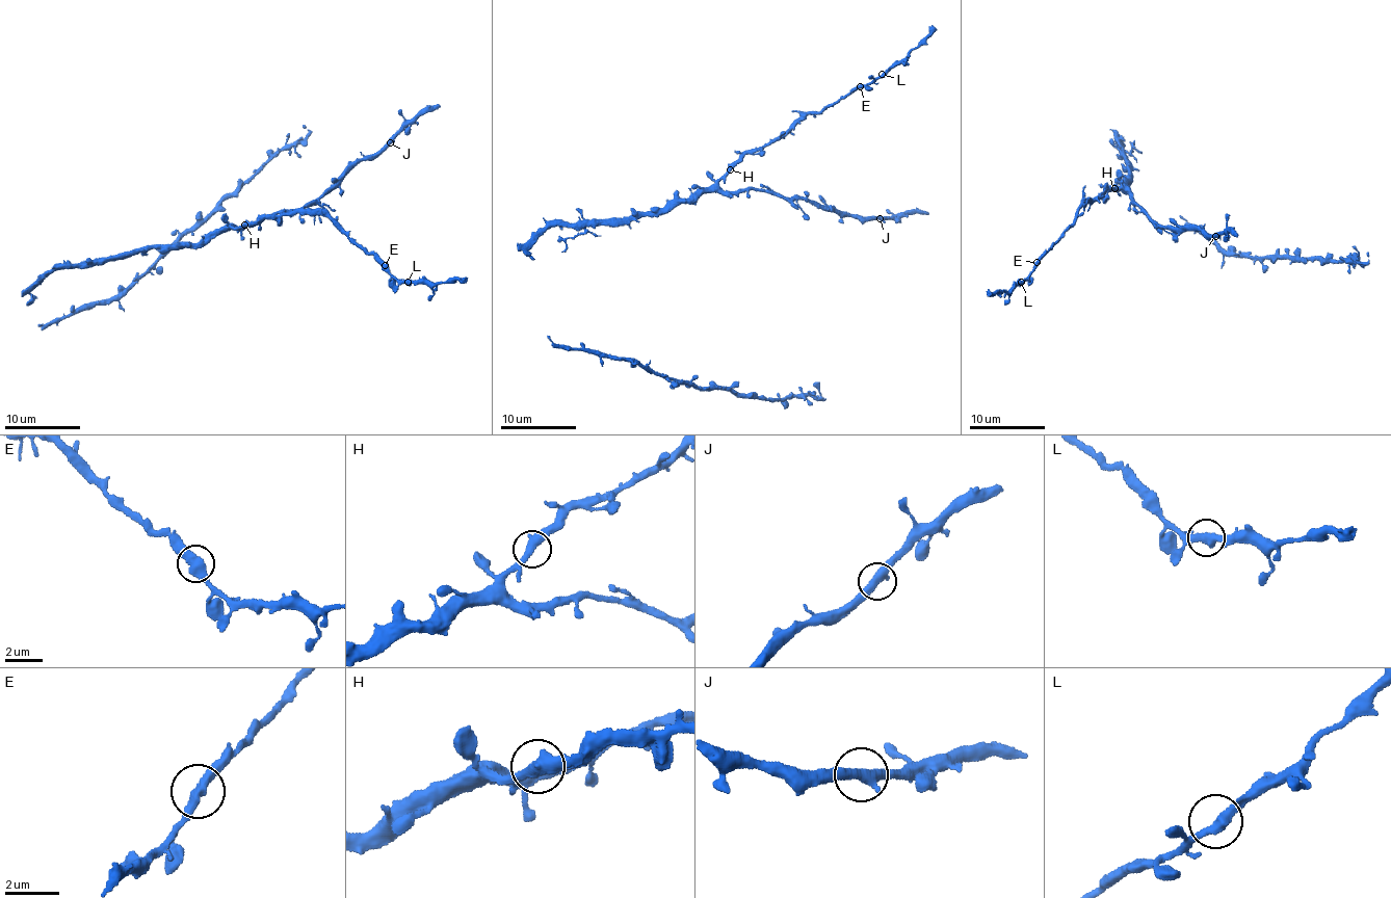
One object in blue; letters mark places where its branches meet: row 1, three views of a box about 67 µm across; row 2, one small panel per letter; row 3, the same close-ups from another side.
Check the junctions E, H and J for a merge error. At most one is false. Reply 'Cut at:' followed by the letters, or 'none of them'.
Cut at: none of them

